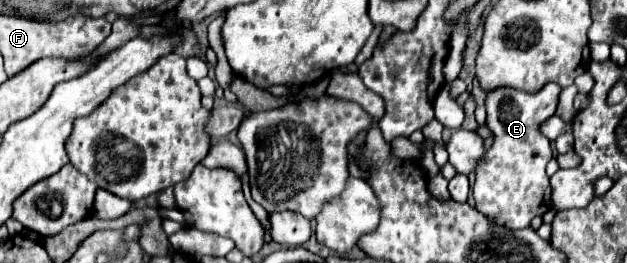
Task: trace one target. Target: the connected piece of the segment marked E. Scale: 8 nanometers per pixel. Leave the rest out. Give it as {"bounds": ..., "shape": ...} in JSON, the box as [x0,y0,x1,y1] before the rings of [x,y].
{"bounds":[472,84,562,228],"shape":[[[546,84],[538,94],[528,96],[526,92],[514,92],[512,88],[502,88],[500,92],[492,92],[492,96],[486,98],[486,126],[492,132],[492,146],[486,150],[484,160],[476,166],[476,182],[472,188],[472,194],[476,198],[476,210],[484,212],[486,216],[492,216],[500,220],[506,228],[526,228],[530,226],[534,216],[542,216],[550,210],[550,180],[546,176],[546,164],[552,160],[550,140],[540,132],[540,126],[544,120],[554,116],[558,106],[558,94],[562,88],[558,84]]]}

